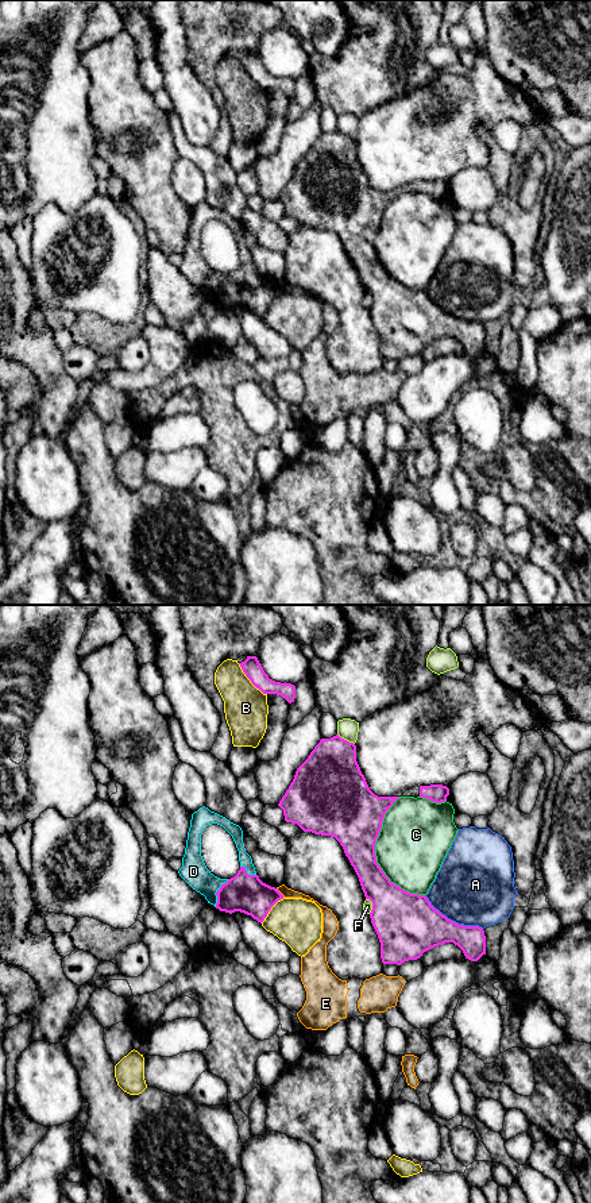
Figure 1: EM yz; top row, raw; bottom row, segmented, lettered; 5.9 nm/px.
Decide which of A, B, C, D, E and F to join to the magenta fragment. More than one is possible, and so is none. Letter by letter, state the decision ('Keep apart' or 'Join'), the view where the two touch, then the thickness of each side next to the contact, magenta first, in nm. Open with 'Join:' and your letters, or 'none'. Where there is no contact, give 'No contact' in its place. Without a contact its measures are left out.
Join: D
A: Keep apart. Touches magenta in yz. Thickness 360 nm (magenta) against 460 nm
B: Keep apart. Touches magenta in yz. Thickness 110 nm (magenta) against 260 nm
C: Keep apart. Touches magenta in yz. Thickness 320 nm (magenta) against 420 nm
D: Join. Touches magenta in yz. Thickness 220 nm (magenta) against 160 nm
E: Keep apart. Touches magenta in yz. Thickness 220 nm (magenta) against 60 nm
F: Keep apart. Touches magenta in yz. Thickness 380 nm (magenta) against 60 nm

